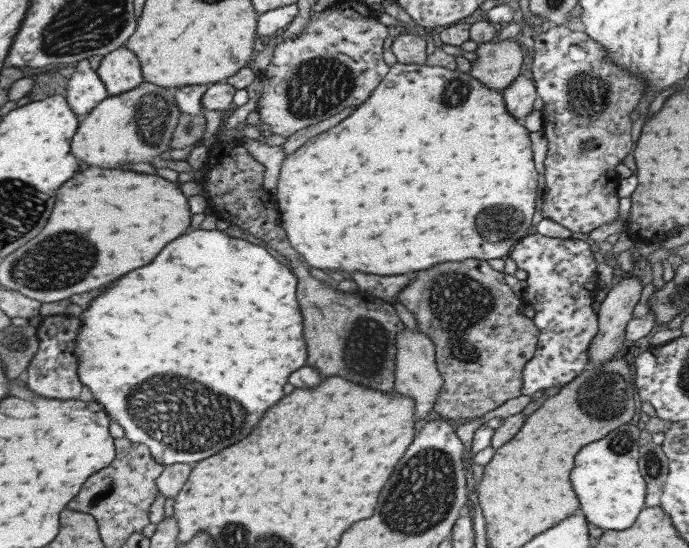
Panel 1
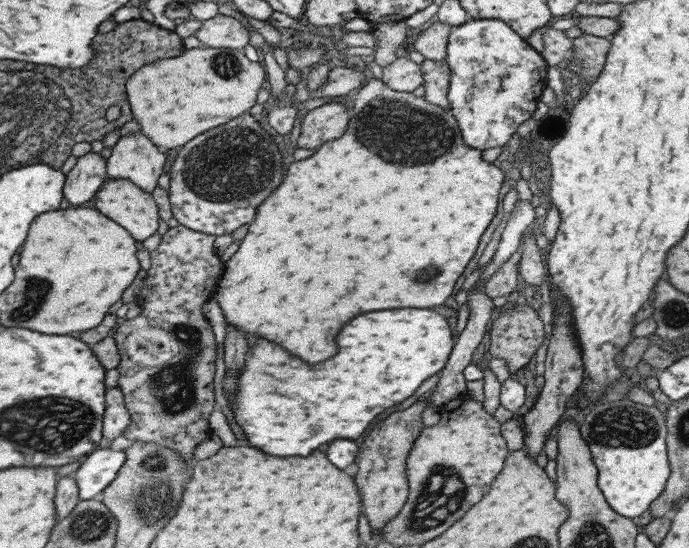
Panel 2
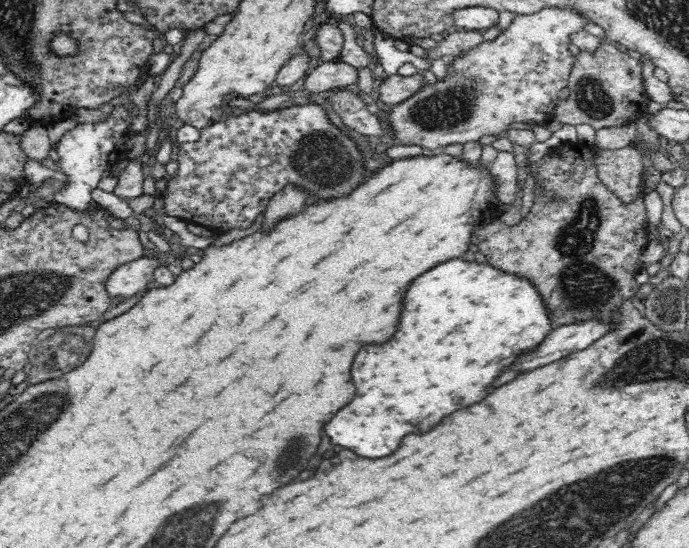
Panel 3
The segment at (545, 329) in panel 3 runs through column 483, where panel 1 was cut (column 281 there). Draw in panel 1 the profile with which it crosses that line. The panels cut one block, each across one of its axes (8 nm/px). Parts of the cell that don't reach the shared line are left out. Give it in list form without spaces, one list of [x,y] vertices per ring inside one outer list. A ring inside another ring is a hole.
[[[196,229],[170,242],[160,252],[160,256],[152,260],[152,264],[138,268],[134,272],[128,272],[126,276],[116,280],[112,288],[106,290],[106,294],[98,294],[90,306],[84,310],[80,316],[80,328],[76,336],[76,348],[74,348],[79,356],[78,377],[84,386],[90,388],[95,400],[98,400],[105,408],[111,422],[118,422],[124,429],[124,436],[128,439],[146,444],[156,462],[163,465],[184,463],[192,466],[246,438],[256,428],[264,412],[270,406],[278,404],[278,400],[282,400],[284,396],[282,390],[288,384],[290,374],[300,370],[306,364],[306,344],[302,338],[302,312],[296,300],[296,286],[298,286],[298,280],[292,274],[292,270],[280,264],[278,260],[274,260],[262,246],[242,238],[230,237],[218,229]]]

